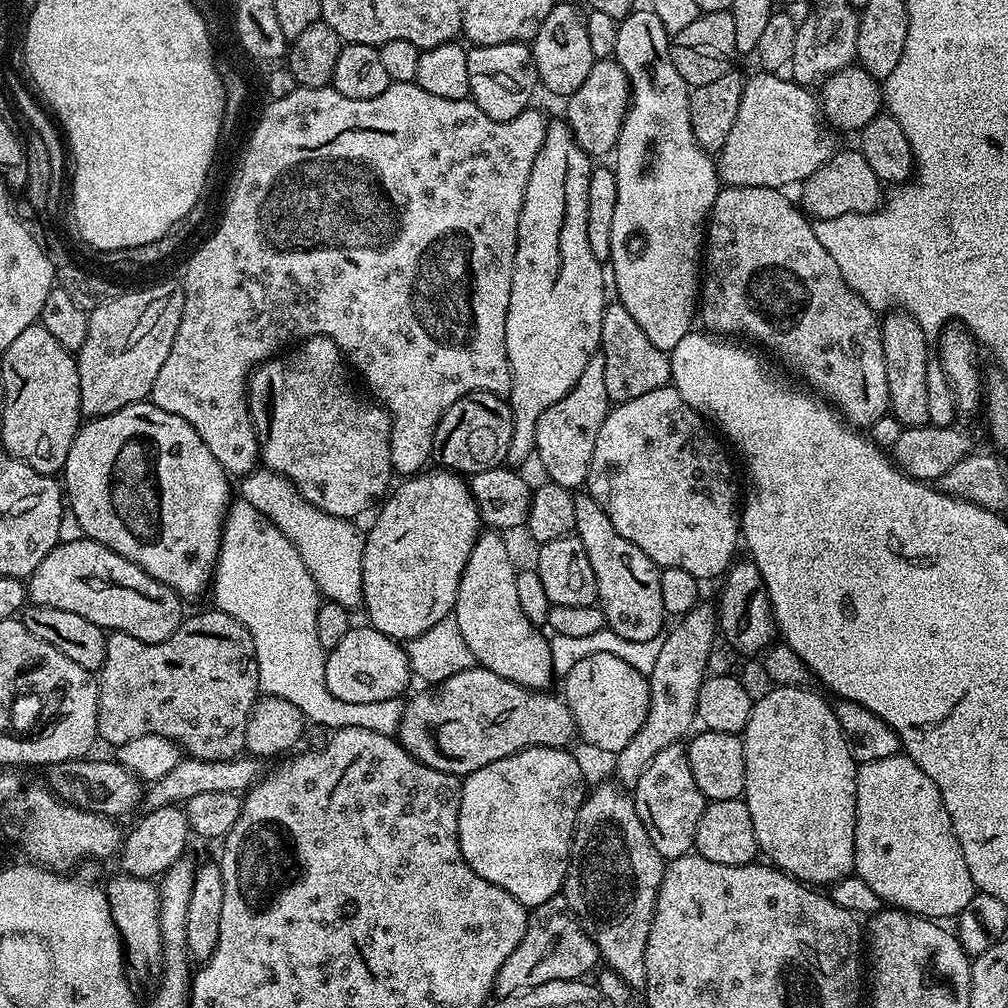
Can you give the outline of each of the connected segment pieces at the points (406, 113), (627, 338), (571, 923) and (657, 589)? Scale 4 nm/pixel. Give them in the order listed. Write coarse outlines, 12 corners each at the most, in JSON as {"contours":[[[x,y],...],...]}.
{"contours":[[[414,82],[261,114],[150,397],[229,477],[328,336],[392,417],[511,393],[550,123]],[[622,303],[605,307],[598,352],[613,405],[672,379],[669,353]],[[561,894],[531,909],[503,998],[579,980],[596,944]],[[574,502],[604,622],[630,642],[665,631],[661,569]]]}

